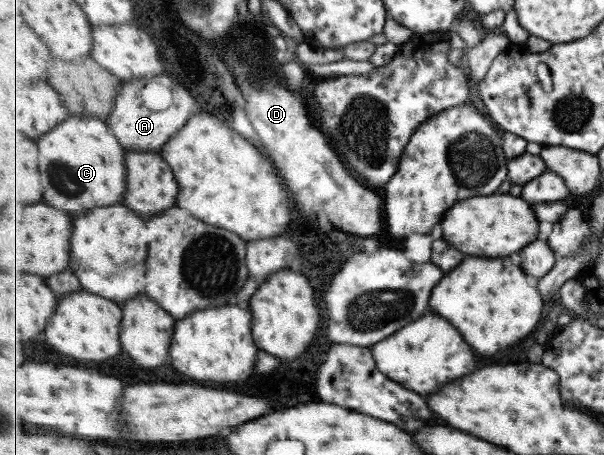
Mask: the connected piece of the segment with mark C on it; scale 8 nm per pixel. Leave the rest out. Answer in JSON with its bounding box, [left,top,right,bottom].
[38,115,128,217]

